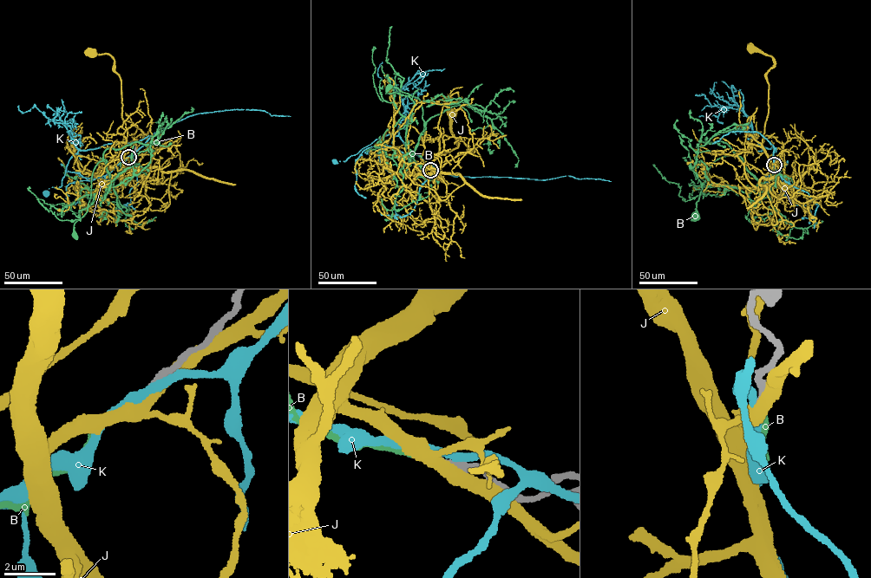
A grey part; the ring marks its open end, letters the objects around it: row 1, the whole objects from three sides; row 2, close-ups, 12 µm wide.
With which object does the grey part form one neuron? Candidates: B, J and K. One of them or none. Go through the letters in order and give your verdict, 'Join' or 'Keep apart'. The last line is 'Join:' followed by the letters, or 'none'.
B: Join
J: Keep apart
K: Keep apart
Join: B

